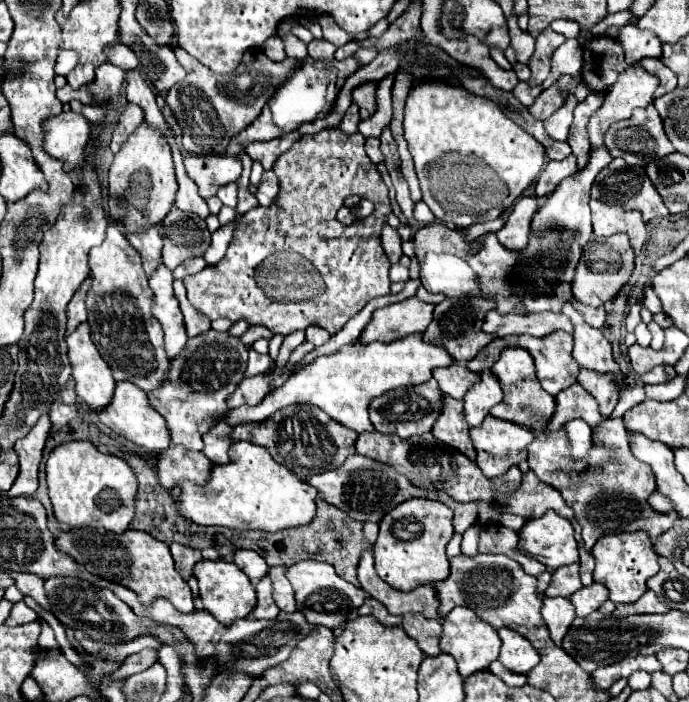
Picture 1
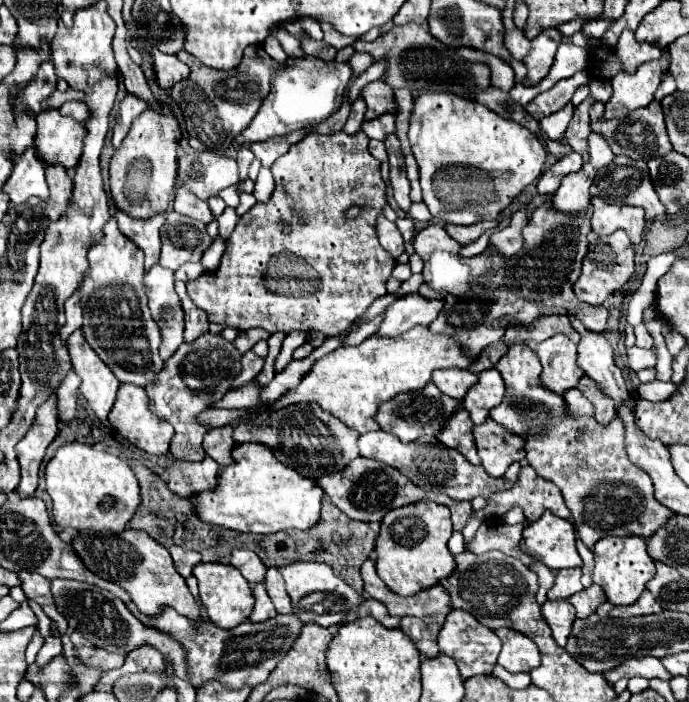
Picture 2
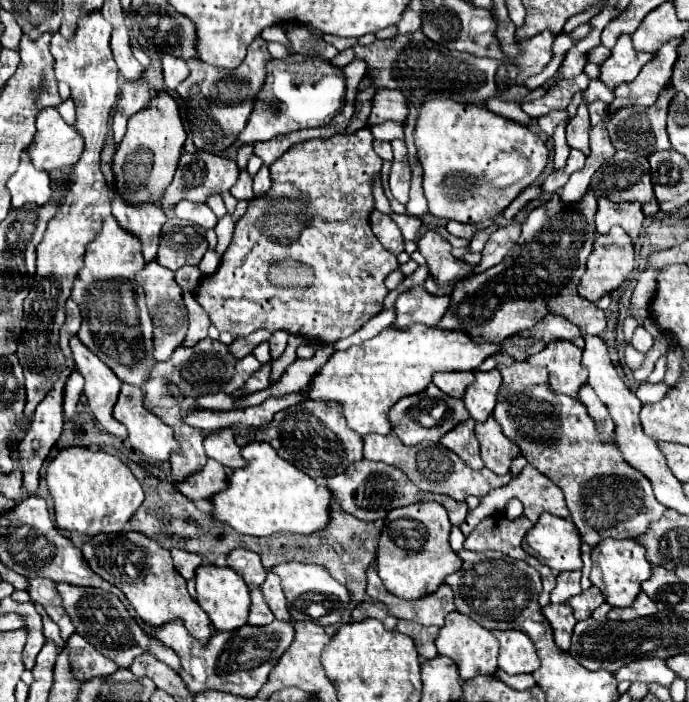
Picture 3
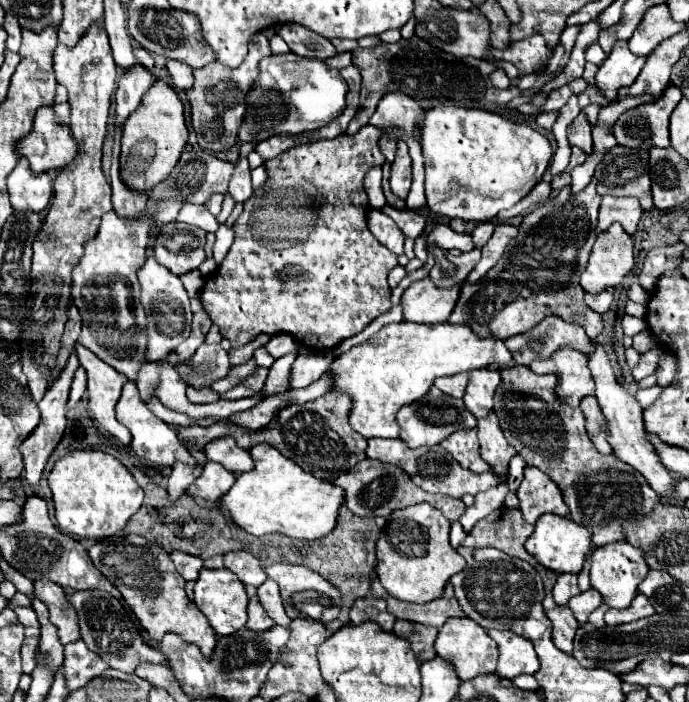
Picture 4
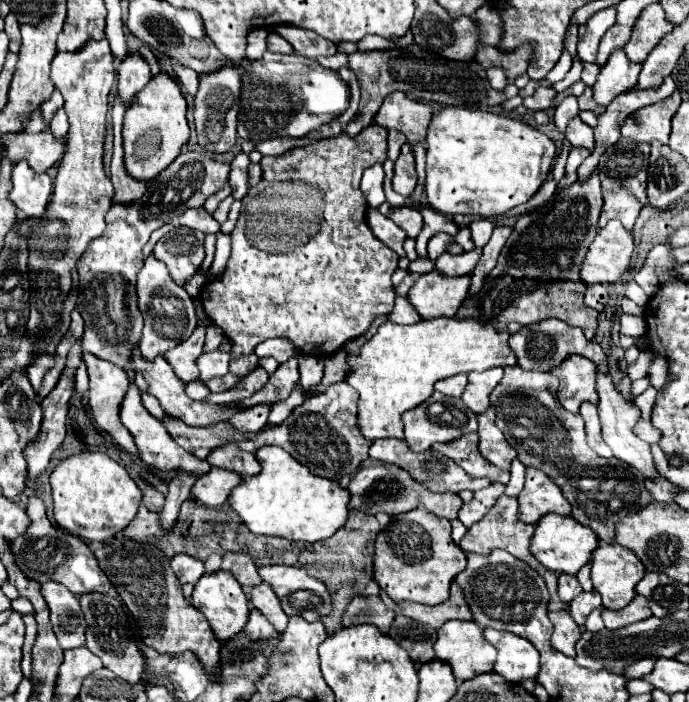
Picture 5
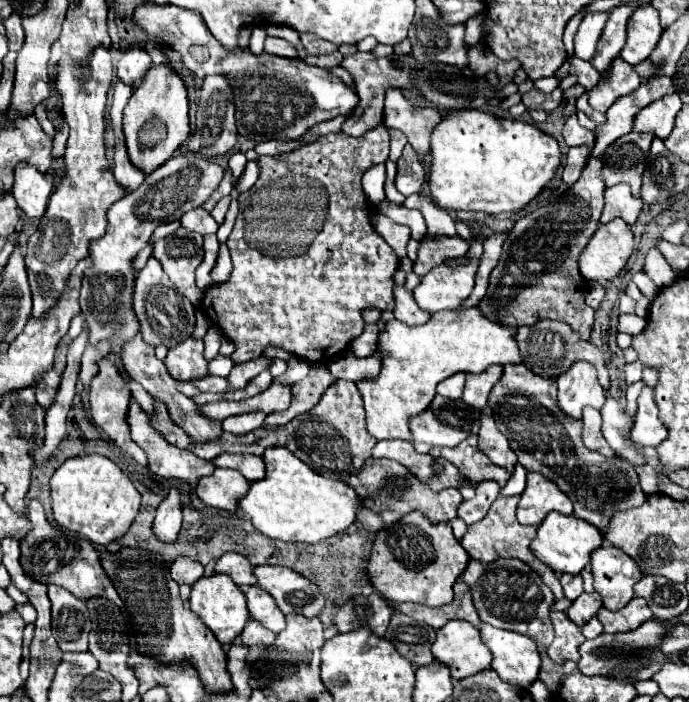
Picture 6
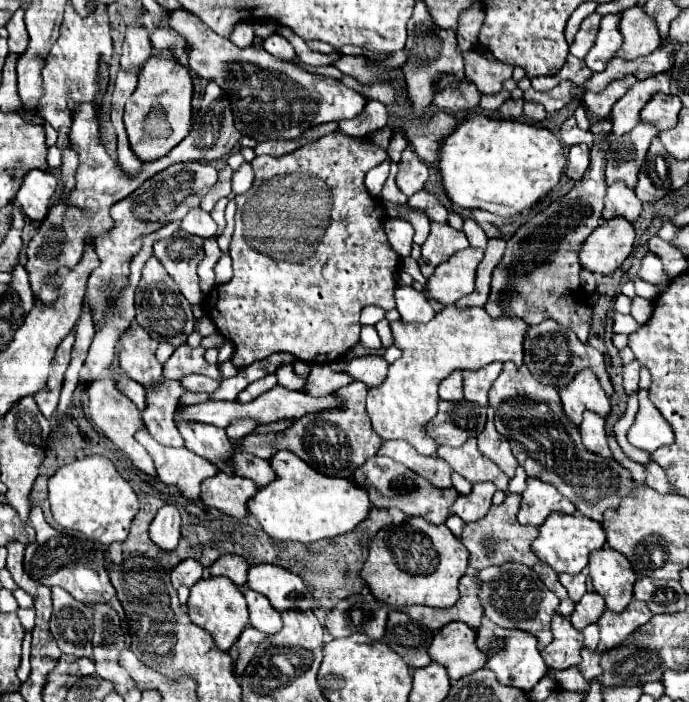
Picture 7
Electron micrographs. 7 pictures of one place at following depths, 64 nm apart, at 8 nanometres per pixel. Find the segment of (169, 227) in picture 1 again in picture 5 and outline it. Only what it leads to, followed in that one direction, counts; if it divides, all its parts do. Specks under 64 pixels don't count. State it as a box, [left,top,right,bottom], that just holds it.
[154,228,204,288]

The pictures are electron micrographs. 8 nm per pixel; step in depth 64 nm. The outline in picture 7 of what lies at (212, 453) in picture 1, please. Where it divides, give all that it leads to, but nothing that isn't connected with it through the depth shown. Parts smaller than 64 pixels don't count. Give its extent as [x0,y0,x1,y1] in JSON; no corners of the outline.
[232,452,276,488]

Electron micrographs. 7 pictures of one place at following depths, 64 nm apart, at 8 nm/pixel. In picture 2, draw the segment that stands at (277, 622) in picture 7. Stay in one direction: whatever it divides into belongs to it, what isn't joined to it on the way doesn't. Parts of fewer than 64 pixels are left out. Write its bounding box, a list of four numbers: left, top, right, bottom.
[264,568,292,614]

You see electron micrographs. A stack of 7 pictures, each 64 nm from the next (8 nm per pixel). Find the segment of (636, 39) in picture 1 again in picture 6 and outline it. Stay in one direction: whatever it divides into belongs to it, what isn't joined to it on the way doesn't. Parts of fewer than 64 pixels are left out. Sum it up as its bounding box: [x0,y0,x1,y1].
[588,60,640,112]

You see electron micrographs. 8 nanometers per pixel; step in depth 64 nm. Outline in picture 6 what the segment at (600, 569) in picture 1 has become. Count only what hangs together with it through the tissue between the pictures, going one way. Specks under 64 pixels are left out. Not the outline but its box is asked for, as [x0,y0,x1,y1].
[590,544,642,610]

